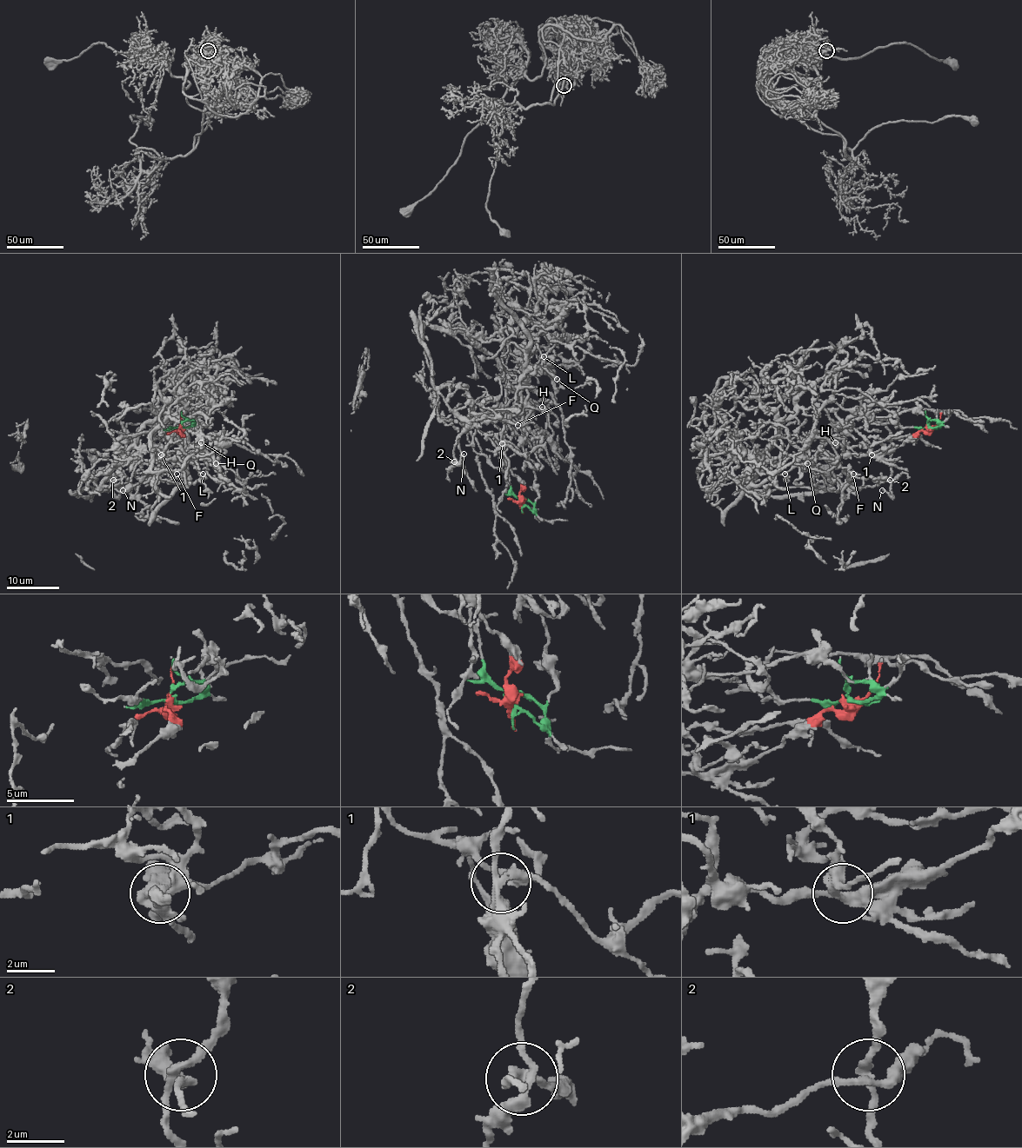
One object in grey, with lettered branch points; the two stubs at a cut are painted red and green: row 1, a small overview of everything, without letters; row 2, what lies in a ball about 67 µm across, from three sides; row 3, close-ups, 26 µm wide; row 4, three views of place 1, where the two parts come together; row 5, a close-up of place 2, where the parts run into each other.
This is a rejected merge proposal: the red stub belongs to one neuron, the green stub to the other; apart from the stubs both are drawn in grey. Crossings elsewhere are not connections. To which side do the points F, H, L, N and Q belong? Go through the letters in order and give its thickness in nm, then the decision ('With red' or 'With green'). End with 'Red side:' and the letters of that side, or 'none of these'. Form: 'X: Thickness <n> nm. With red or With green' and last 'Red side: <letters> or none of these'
F: Thickness 160 nm. With green
H: Thickness 150 nm. With red
L: Thickness 190 nm. With green
N: Thickness 180 nm. With green
Q: Thickness 320 nm. With green
Red side: H

